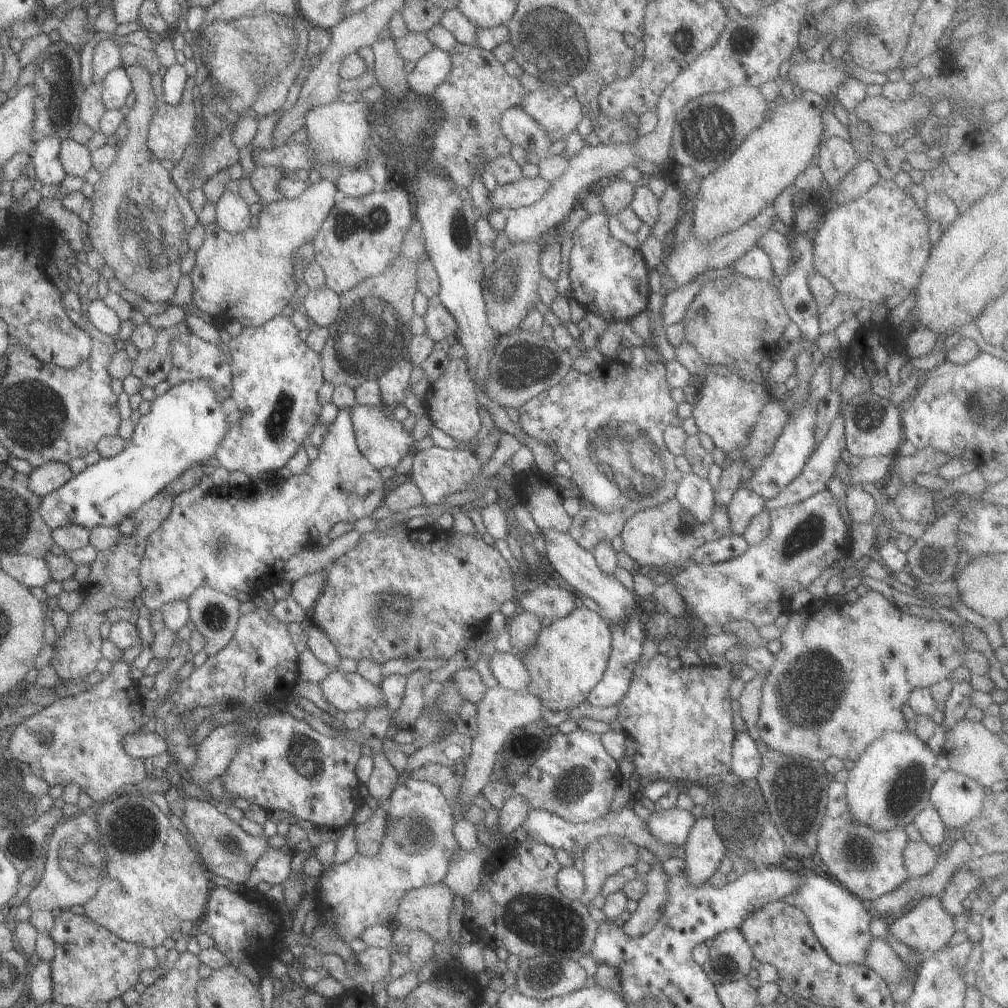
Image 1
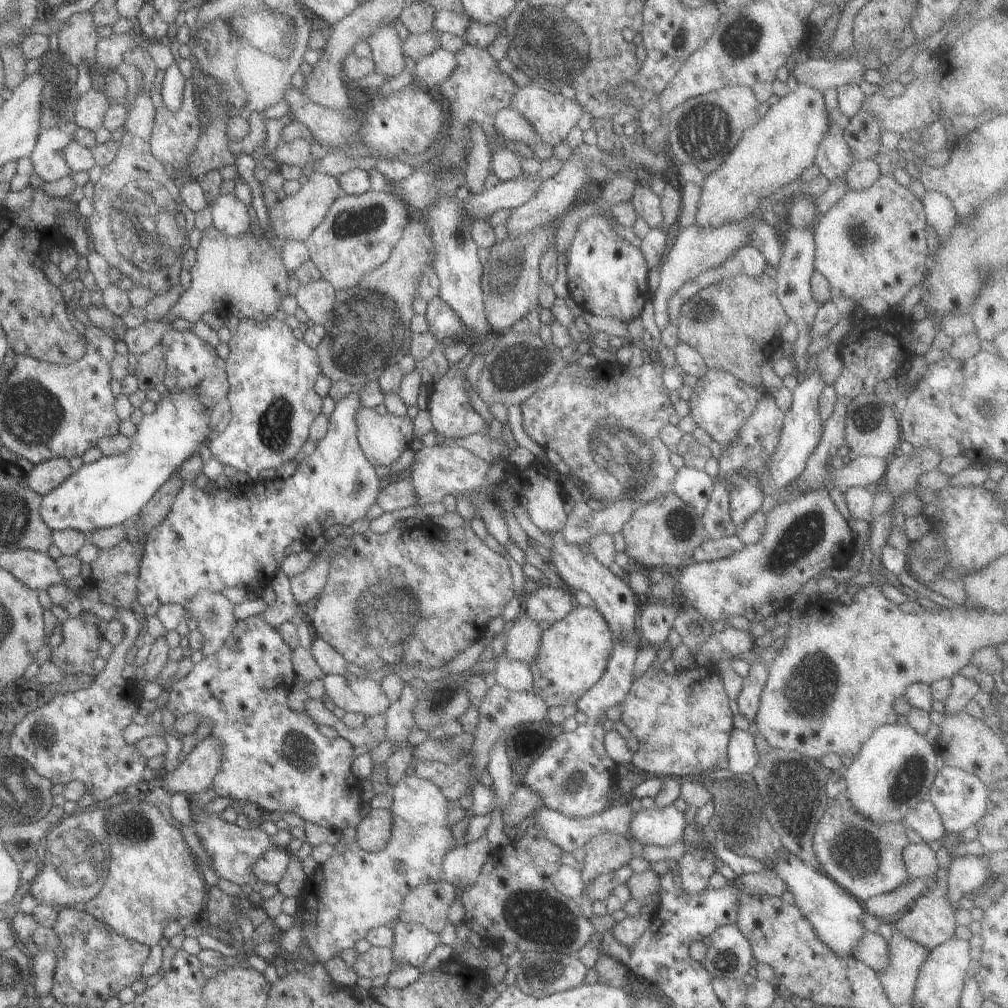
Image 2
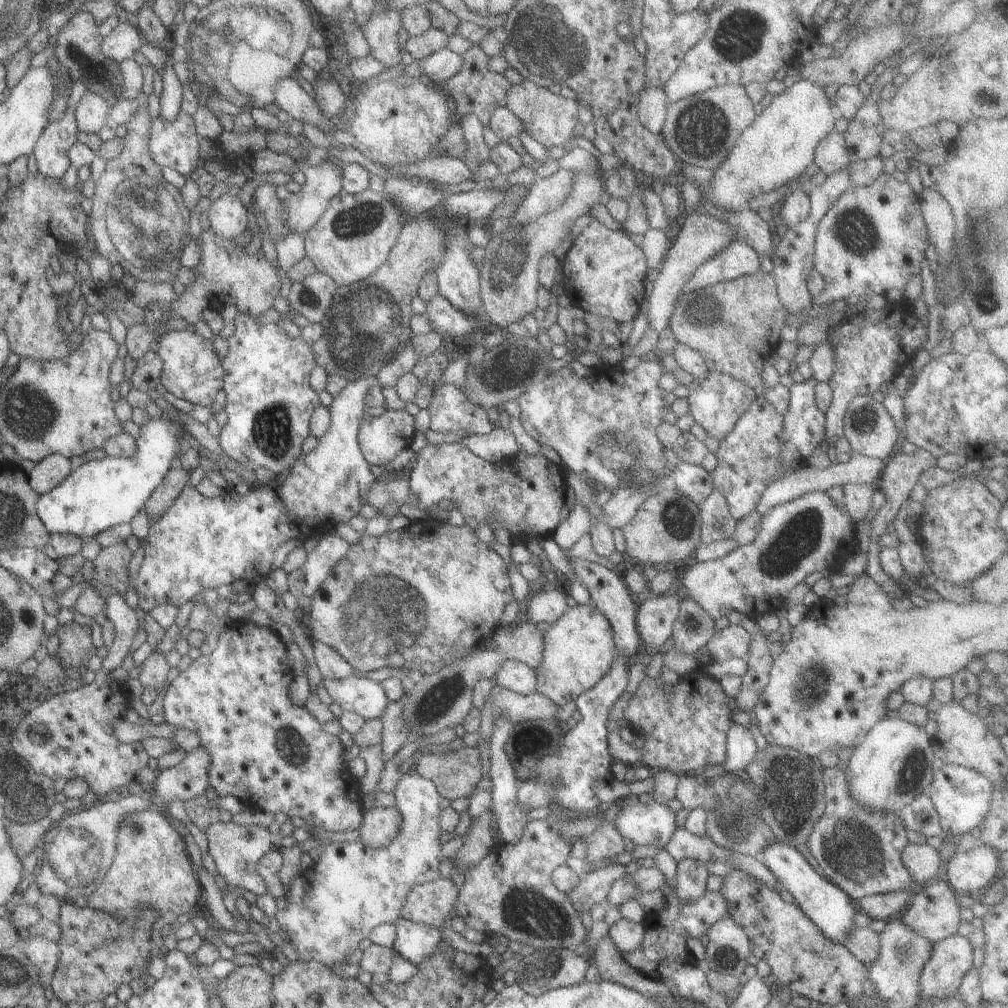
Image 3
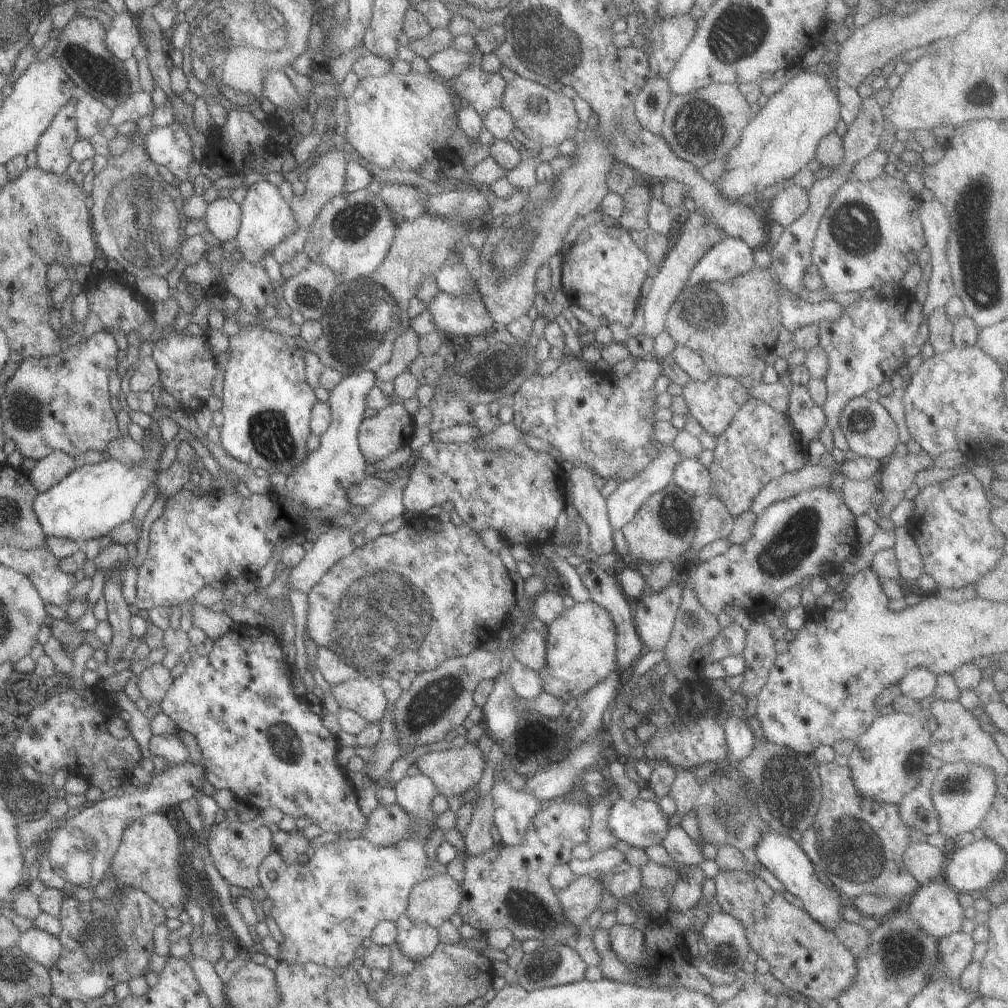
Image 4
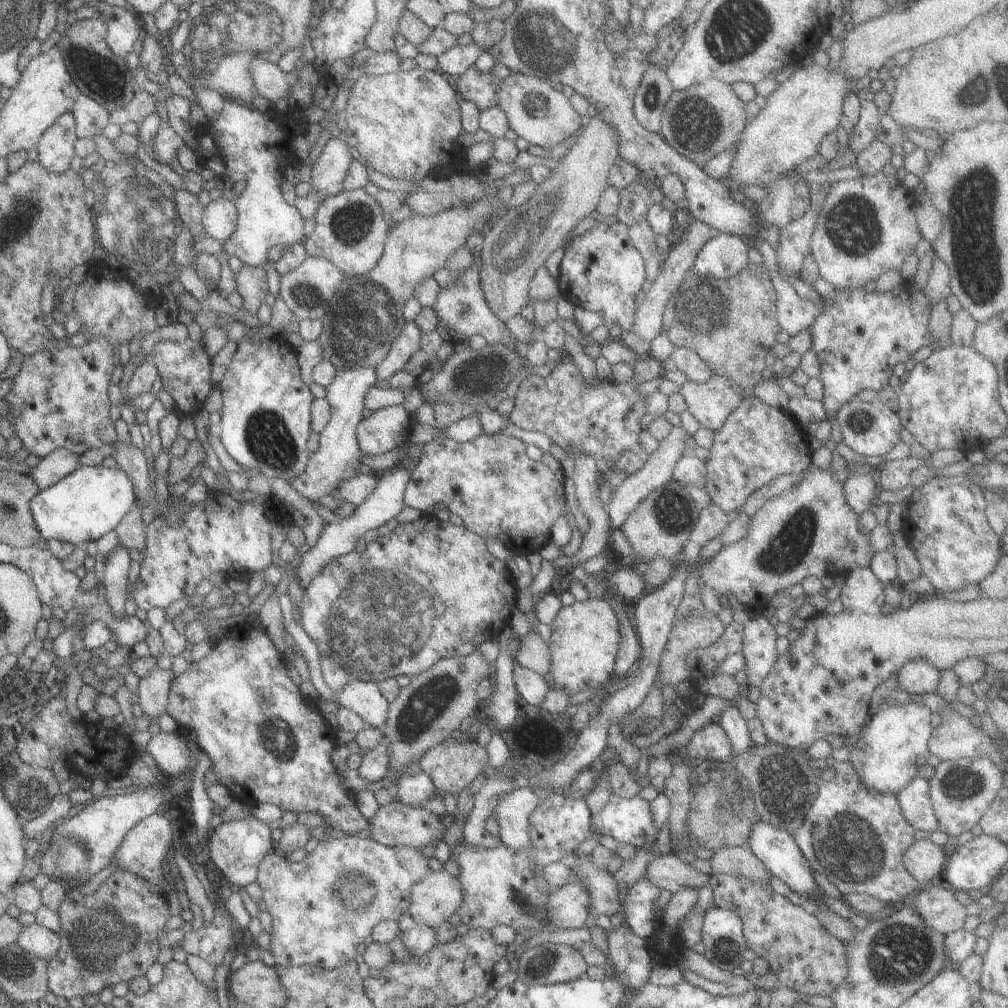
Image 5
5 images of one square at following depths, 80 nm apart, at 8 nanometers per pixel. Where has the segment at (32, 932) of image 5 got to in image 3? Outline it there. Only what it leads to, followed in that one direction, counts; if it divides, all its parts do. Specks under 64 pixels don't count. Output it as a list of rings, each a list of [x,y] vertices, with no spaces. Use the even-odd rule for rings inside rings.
[[[29,935],[27,941],[19,942],[19,947],[26,954],[29,962],[38,968],[39,986],[43,990],[46,989],[50,986],[50,978],[57,964],[58,946],[56,942]]]

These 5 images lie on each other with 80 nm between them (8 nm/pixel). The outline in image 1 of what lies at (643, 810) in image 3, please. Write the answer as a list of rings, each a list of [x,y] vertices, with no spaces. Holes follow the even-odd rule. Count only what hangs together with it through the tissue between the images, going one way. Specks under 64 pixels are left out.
[[[675,806],[664,811],[652,811],[643,821],[648,833],[663,844],[680,847],[688,837],[696,819],[690,811]]]

